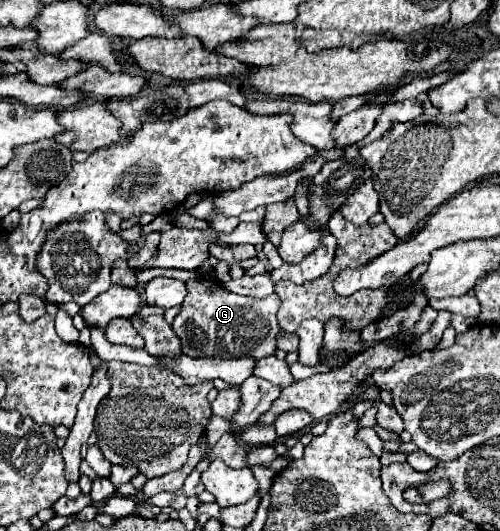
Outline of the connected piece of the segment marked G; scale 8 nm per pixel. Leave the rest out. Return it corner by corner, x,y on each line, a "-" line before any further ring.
195,277
187,283
187,295
179,315
173,319
173,331
181,339
181,351
193,357
265,357
275,351
277,309
281,305
275,293
253,299
227,291
213,277

